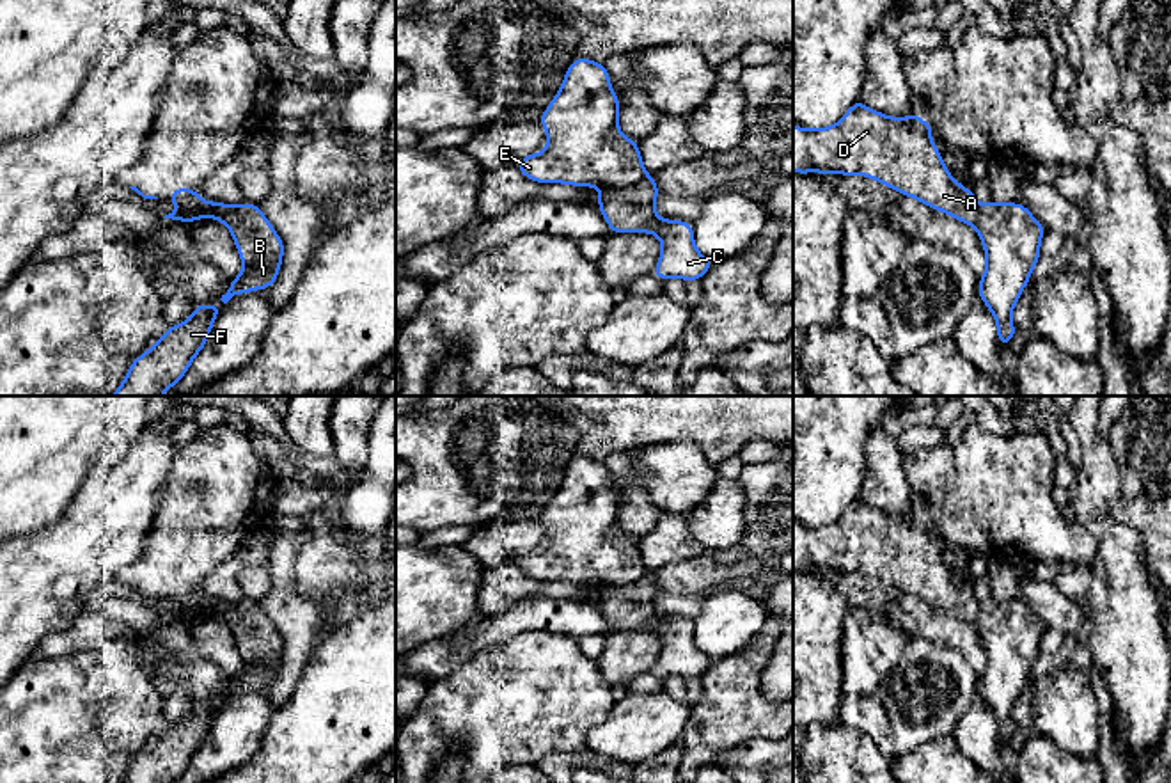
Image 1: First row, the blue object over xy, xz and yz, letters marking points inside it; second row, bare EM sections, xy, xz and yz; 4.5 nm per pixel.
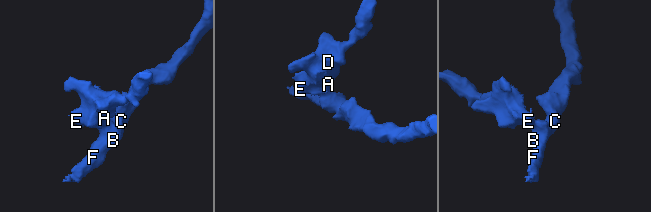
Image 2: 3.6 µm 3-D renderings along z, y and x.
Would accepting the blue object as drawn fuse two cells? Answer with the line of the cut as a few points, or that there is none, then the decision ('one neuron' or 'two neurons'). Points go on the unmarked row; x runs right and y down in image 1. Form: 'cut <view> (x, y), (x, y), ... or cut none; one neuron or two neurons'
cut xz (648, 574), (634, 581), (605, 586); two neurons

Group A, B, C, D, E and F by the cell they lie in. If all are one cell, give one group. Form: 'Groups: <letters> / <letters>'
Groups: A D E / B C F

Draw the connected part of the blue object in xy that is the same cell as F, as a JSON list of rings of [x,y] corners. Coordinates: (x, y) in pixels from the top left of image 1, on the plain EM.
[[[208,701],[193,703],[190,717],[170,723],[161,737],[131,760],[121,783],[177,783],[206,744],[222,707]]]

